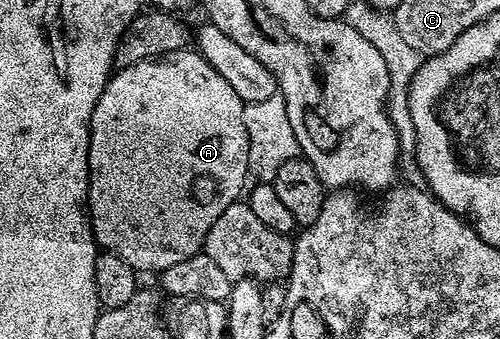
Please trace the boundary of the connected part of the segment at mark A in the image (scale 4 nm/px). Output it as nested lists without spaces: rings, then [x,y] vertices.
[[[187,48],[173,50],[162,54],[159,58],[145,58],[140,64],[132,64],[128,68],[111,73],[100,100],[96,100],[96,108],[90,117],[90,226],[94,230],[94,240],[103,251],[120,256],[120,260],[128,260],[134,271],[154,270],[161,272],[164,268],[176,264],[179,260],[188,260],[188,256],[199,253],[205,247],[206,234],[216,224],[216,216],[224,212],[233,202],[239,201],[247,189],[248,175],[248,132],[244,128],[244,108],[246,103],[236,96],[232,84],[204,60],[197,49]]]

